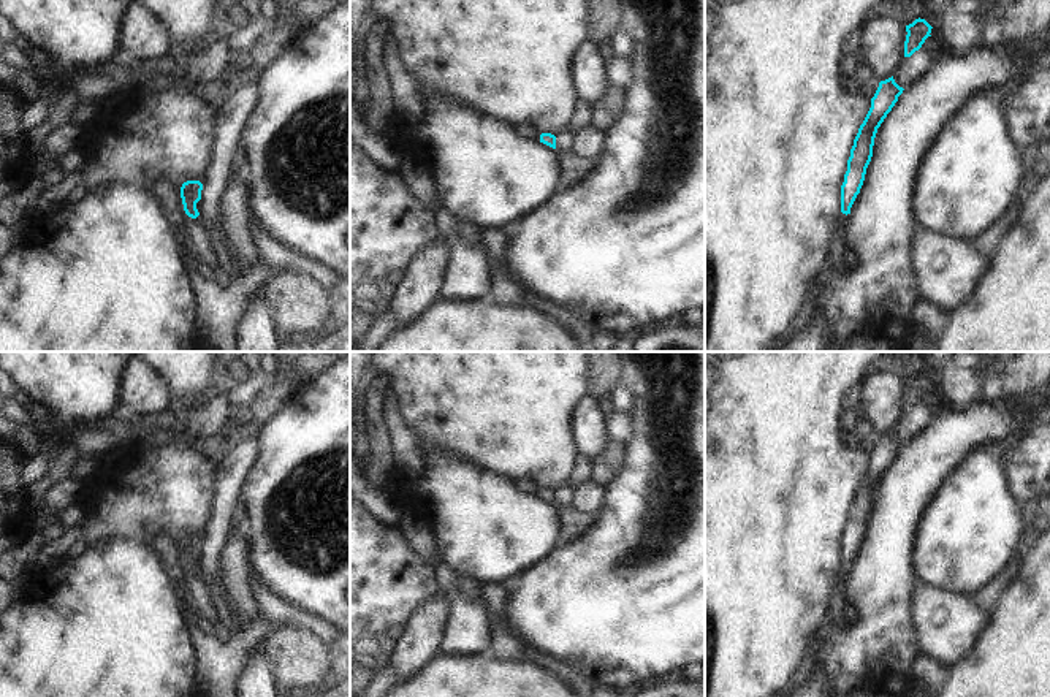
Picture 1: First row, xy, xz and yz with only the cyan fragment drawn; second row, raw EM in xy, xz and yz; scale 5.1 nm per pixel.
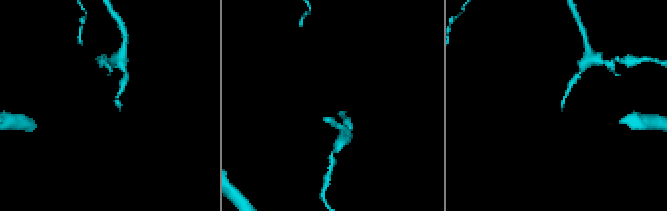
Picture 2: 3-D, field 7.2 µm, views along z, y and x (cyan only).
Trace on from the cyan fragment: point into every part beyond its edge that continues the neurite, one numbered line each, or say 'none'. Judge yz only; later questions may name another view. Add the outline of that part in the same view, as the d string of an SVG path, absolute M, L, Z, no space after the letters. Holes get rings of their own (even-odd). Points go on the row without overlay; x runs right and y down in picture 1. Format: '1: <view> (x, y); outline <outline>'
1: yz (844, 574); outline M841 569L841 577L838 580L838 596L836 596L836 602L841 600L841 592L844 589L846 583L847 583L847 578L849 578L849 569L847 570L846 569Z

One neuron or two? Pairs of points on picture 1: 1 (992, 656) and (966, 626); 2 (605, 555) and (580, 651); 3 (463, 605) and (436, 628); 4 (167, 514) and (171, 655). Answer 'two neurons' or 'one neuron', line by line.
1: two neurons
2: one neuron
3: two neurons
4: two neurons

